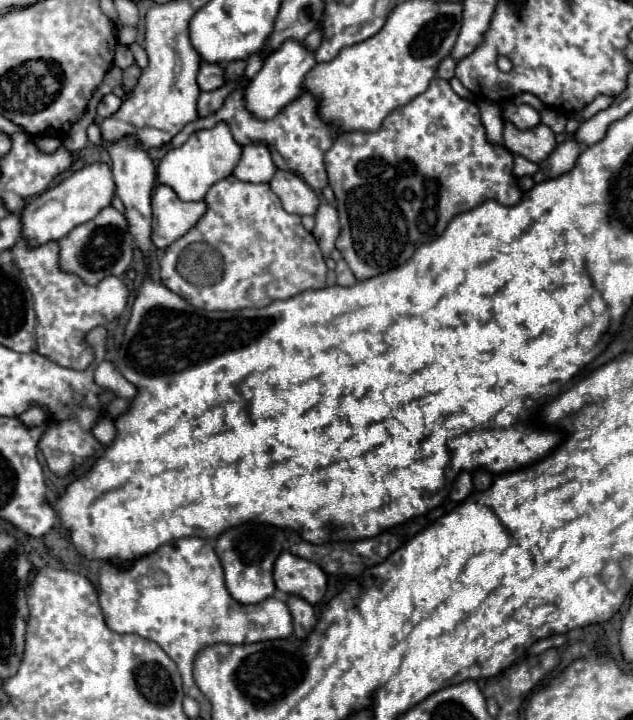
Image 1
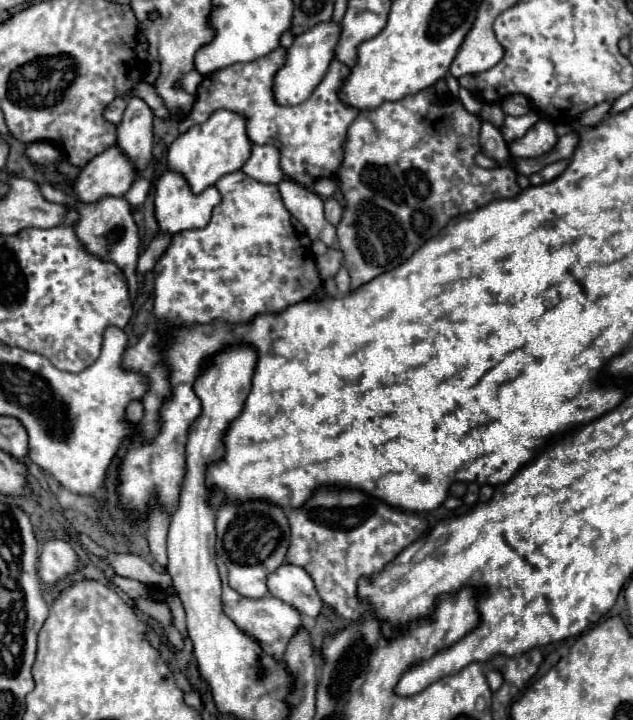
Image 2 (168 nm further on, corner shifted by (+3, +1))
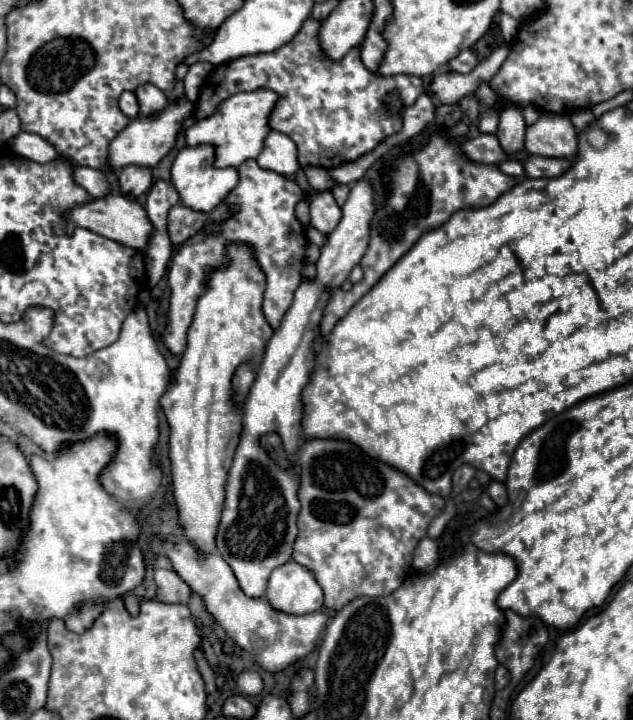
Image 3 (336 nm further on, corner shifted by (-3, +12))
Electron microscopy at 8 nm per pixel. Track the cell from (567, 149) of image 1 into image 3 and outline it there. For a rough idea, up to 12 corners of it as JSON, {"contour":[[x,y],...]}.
{"contour":[[528,154],[522,162],[526,178],[556,178],[572,160]]}

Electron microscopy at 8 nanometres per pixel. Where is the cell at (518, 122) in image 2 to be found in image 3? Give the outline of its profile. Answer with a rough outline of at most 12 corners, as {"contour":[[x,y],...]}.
{"contour":[[518,108],[500,112],[496,136],[506,154],[524,152],[526,124]]}

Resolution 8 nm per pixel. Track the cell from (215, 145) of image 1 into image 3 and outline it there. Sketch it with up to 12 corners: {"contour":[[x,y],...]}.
{"contour":[[238,92],[186,130],[214,144],[216,166],[262,152],[278,94]]}

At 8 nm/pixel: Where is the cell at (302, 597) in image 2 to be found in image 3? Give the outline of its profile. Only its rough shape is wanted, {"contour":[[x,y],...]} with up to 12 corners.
{"contour":[[290,560],[272,572],[266,600],[286,614],[322,608],[312,572]]}

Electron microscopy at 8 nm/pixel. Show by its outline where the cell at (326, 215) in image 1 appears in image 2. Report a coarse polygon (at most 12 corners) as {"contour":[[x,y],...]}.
{"contour":[[336,199],[324,201],[326,221],[336,225],[342,217],[342,205]]}

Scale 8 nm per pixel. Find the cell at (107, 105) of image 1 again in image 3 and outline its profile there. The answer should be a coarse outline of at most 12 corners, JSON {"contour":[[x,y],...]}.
{"contour":[[124,92],[120,96],[120,110],[128,118],[140,114],[138,100],[134,92]]}

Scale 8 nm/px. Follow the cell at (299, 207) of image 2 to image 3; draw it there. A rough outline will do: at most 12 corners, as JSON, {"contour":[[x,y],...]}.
{"contour":[[312,192],[310,226],[328,236],[342,210],[330,192]]}

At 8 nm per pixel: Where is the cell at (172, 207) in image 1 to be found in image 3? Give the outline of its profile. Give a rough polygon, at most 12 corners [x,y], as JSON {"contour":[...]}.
{"contour":[[212,144],[186,146],[172,164],[180,202],[210,212],[238,184],[214,166]]}

